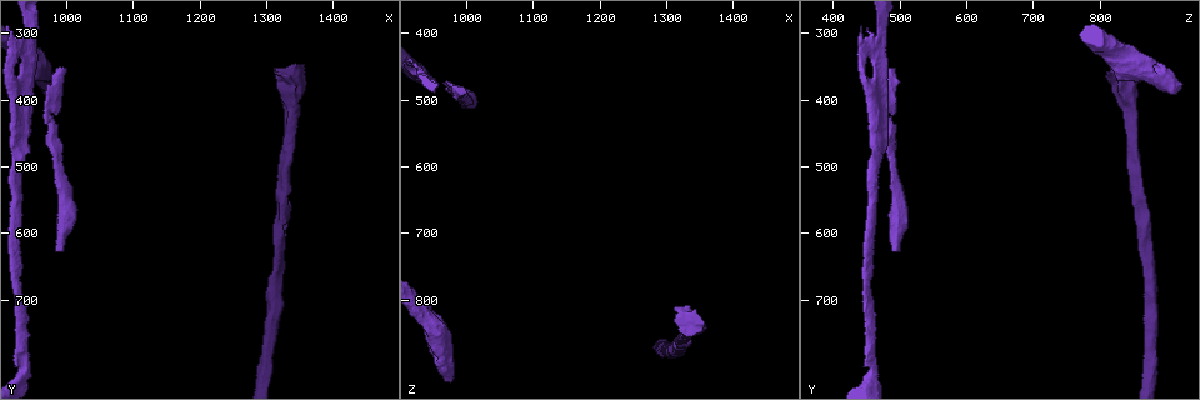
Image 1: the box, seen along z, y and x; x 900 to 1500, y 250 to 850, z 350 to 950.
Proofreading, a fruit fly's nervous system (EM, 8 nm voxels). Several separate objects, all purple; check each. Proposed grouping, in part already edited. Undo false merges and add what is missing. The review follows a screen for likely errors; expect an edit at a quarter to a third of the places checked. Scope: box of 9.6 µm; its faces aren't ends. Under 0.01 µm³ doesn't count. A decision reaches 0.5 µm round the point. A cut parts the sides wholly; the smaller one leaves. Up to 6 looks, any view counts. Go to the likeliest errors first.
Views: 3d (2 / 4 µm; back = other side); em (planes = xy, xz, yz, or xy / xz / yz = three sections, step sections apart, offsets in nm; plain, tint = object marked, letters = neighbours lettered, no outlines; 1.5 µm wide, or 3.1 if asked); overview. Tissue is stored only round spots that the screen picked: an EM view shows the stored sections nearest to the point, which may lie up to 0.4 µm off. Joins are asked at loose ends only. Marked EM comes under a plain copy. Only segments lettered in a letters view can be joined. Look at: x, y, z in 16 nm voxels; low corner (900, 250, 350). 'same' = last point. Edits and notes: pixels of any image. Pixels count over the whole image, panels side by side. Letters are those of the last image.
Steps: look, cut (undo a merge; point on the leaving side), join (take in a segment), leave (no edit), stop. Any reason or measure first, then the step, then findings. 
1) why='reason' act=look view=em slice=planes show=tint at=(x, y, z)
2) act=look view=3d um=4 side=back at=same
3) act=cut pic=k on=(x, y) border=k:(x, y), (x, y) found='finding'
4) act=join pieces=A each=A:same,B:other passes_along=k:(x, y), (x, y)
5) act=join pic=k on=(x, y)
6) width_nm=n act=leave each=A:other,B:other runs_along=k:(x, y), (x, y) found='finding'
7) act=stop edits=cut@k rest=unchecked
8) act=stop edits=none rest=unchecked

why='free end' act=look view=em slice=planes show=letters at=(995, 355, 490)

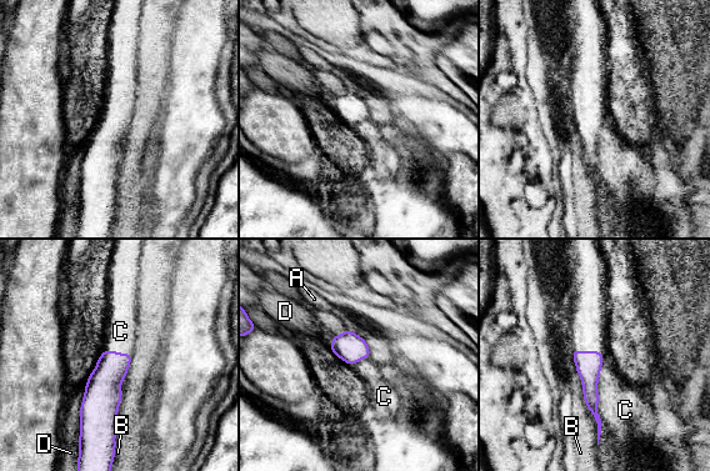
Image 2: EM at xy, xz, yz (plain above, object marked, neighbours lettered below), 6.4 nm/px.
longest_contact=C:500nm act=join pieces=C each=A:other,B:other,C:same,D:other passes_along=2:(588, 364), (599, 372), (620, 405) found='the cell continues'

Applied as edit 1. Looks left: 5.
why='see it whole again' act=look view=overview

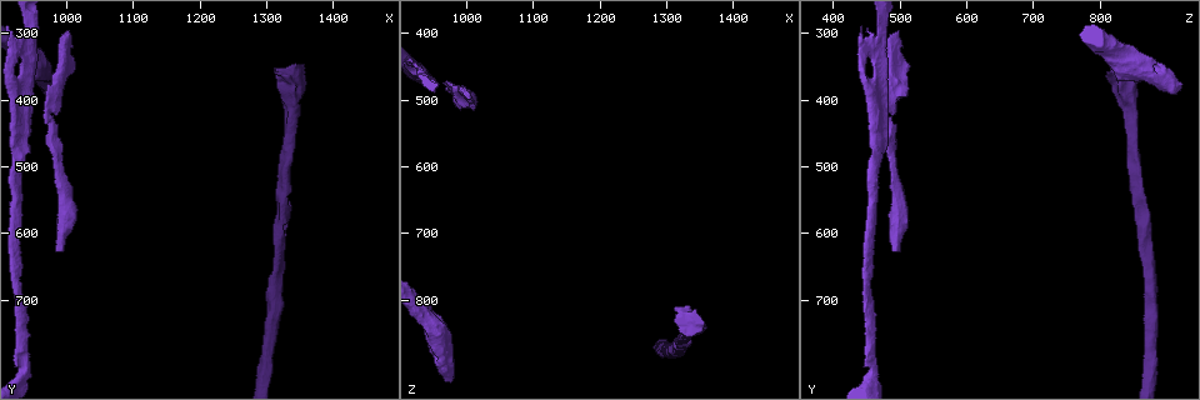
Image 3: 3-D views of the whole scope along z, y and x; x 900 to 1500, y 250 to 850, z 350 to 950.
why='an open end' act=look view=em slice=planes show=letters at=(980, 630, 490)

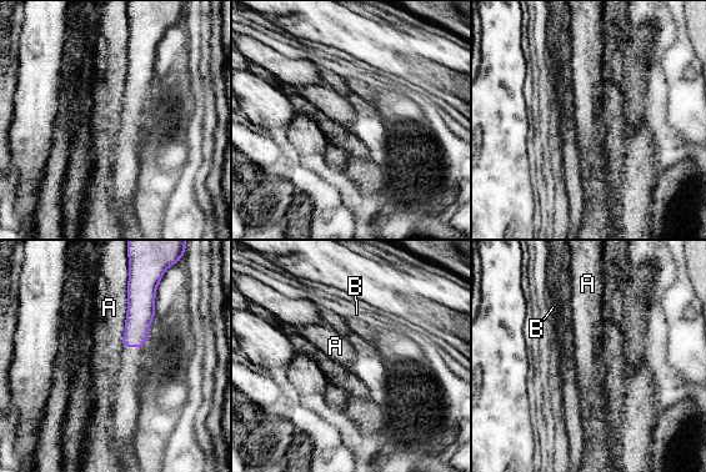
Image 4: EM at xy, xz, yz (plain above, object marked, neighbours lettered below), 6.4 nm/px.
act=leave each=A:other,B:other border=4:(129, 270), (128, 311), (121, 345) found='none of them fits'

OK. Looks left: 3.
why='sudden change in width' act=look view=em slice=xz step=8 show=tint at=(985, 490, 485)

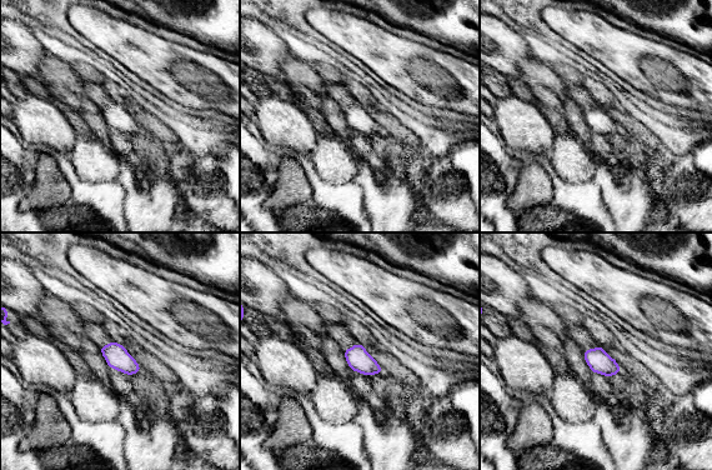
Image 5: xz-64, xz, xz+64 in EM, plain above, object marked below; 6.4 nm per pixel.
why='cut it another way' act=look view=em slice=planes show=letters at=same

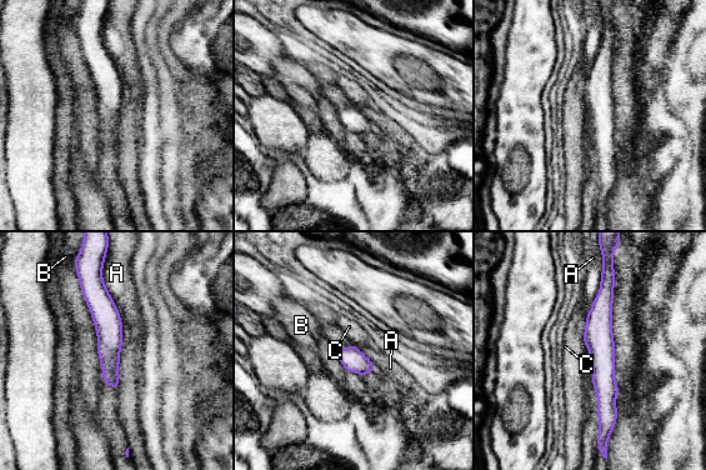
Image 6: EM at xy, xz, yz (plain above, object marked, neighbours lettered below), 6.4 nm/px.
width_nm=150 act=leave each=A:other,B:other,C:other runs_along=6:(607, 278), (602, 301), (601, 425) found='one cell here'

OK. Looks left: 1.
act=stop edits=join@2 rest=unchecked

